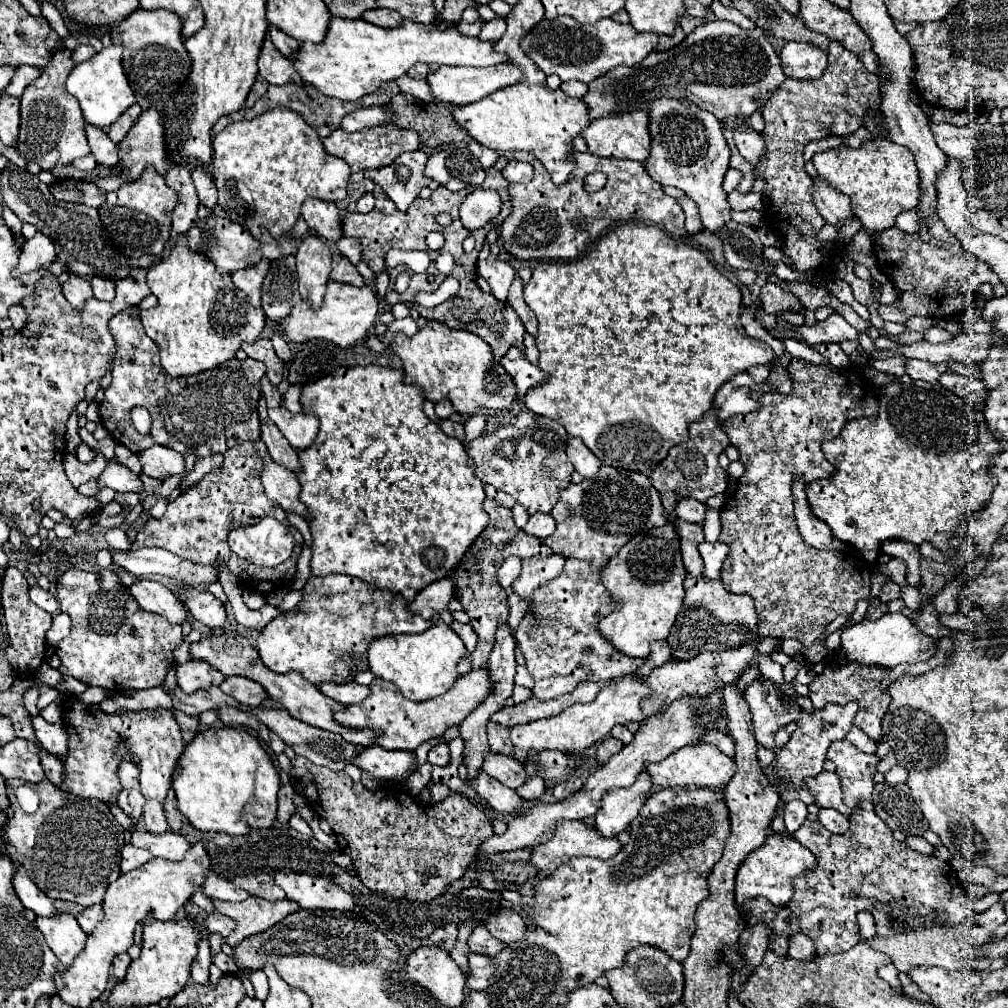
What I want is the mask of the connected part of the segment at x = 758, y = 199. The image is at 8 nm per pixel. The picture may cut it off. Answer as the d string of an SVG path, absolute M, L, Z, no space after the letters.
M731 192L731 194L727 194L727 198L729 198L729 206L733 210L759 210L759 212L765 210L765 196L763 194Z

